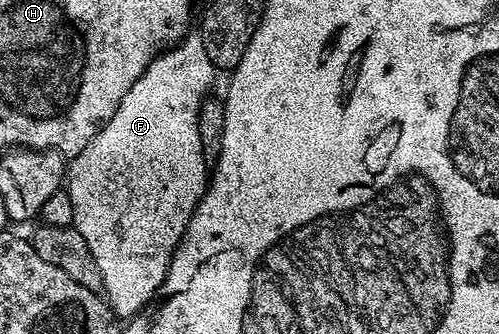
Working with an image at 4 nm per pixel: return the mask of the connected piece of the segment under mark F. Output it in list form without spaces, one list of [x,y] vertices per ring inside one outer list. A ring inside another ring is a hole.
[[[188,35],[178,46],[164,51],[152,60],[149,67],[141,74],[141,78],[137,78],[137,82],[133,82],[133,86],[125,94],[125,98],[121,98],[121,106],[117,106],[117,114],[113,114],[113,118],[109,118],[109,122],[92,138],[89,146],[85,146],[85,150],[78,152],[66,169],[65,188],[70,192],[73,202],[73,218],[75,219],[73,227],[79,231],[81,238],[85,238],[85,242],[93,254],[95,264],[99,268],[102,291],[107,291],[106,303],[116,317],[133,317],[149,301],[155,299],[156,292],[159,291],[159,287],[162,286],[163,280],[167,276],[167,267],[171,264],[171,256],[175,253],[175,247],[182,240],[187,224],[195,213],[199,200],[207,190],[209,166],[202,157],[201,138],[198,137],[198,110],[199,104],[202,103],[207,92],[205,90],[210,86],[214,76],[217,76],[217,69],[209,62],[198,35]]]

